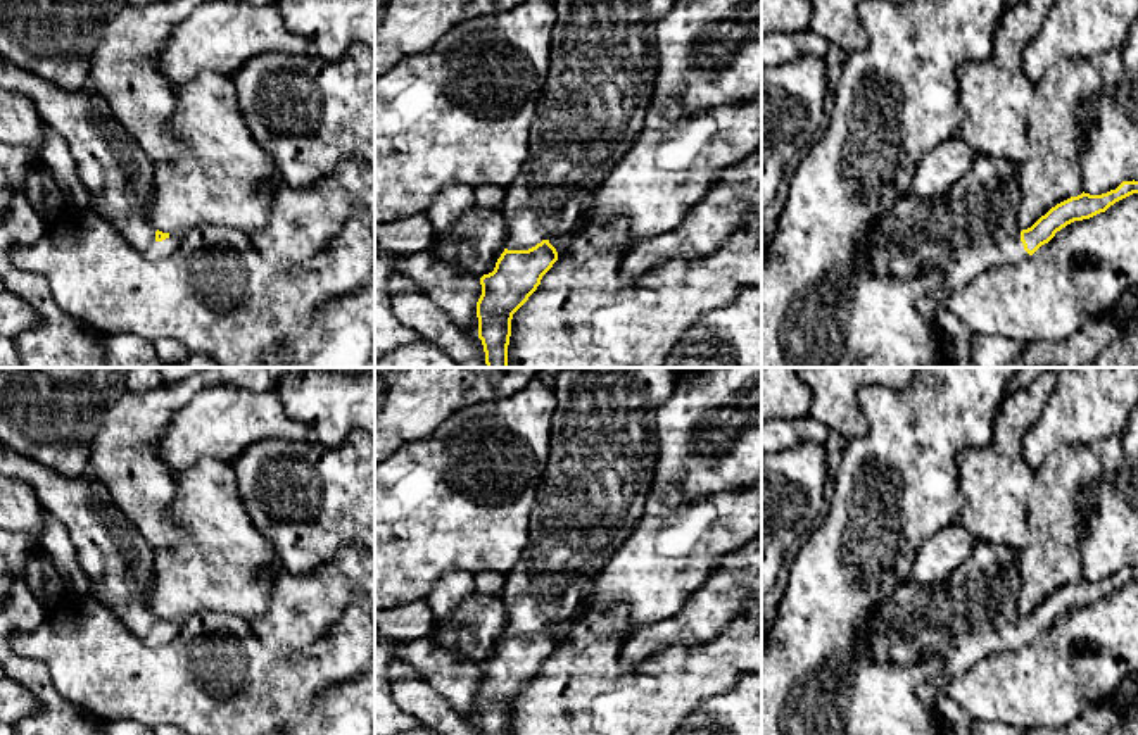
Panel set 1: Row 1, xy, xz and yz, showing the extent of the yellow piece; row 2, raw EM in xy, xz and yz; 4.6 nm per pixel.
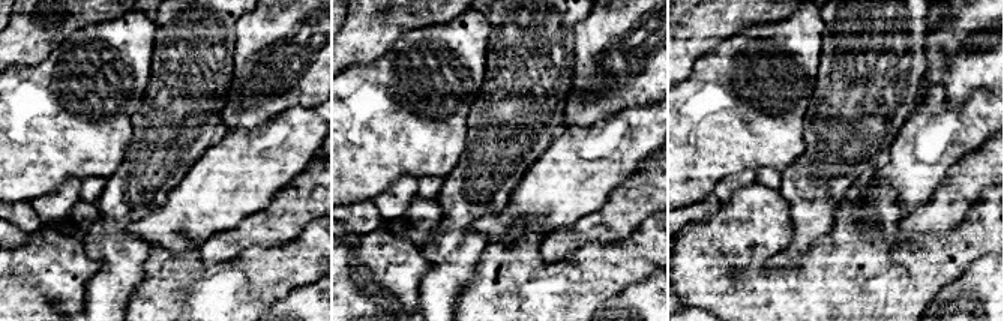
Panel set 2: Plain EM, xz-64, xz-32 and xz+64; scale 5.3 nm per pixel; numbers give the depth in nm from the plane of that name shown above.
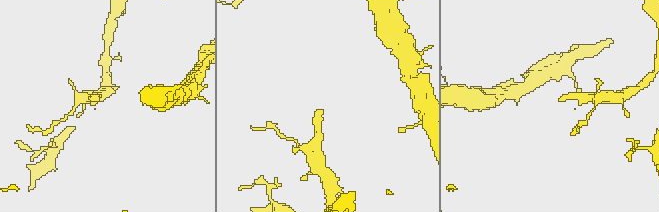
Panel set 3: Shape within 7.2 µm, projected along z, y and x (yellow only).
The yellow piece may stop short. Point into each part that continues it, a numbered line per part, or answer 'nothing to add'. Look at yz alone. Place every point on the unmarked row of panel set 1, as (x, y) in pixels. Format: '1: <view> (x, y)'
1: yz (973, 615)

